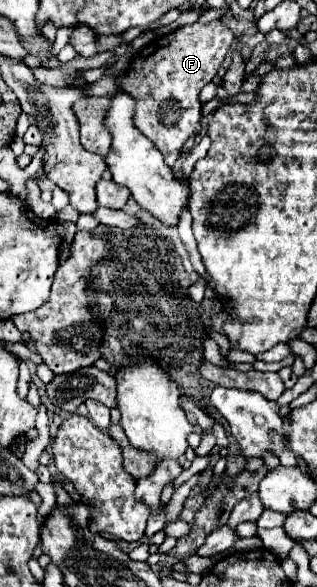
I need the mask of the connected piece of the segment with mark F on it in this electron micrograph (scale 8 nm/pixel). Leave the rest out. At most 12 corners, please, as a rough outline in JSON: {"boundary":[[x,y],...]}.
{"boundary":[[182,26],[136,54],[120,88],[174,166],[200,130],[198,94],[234,34]]}

